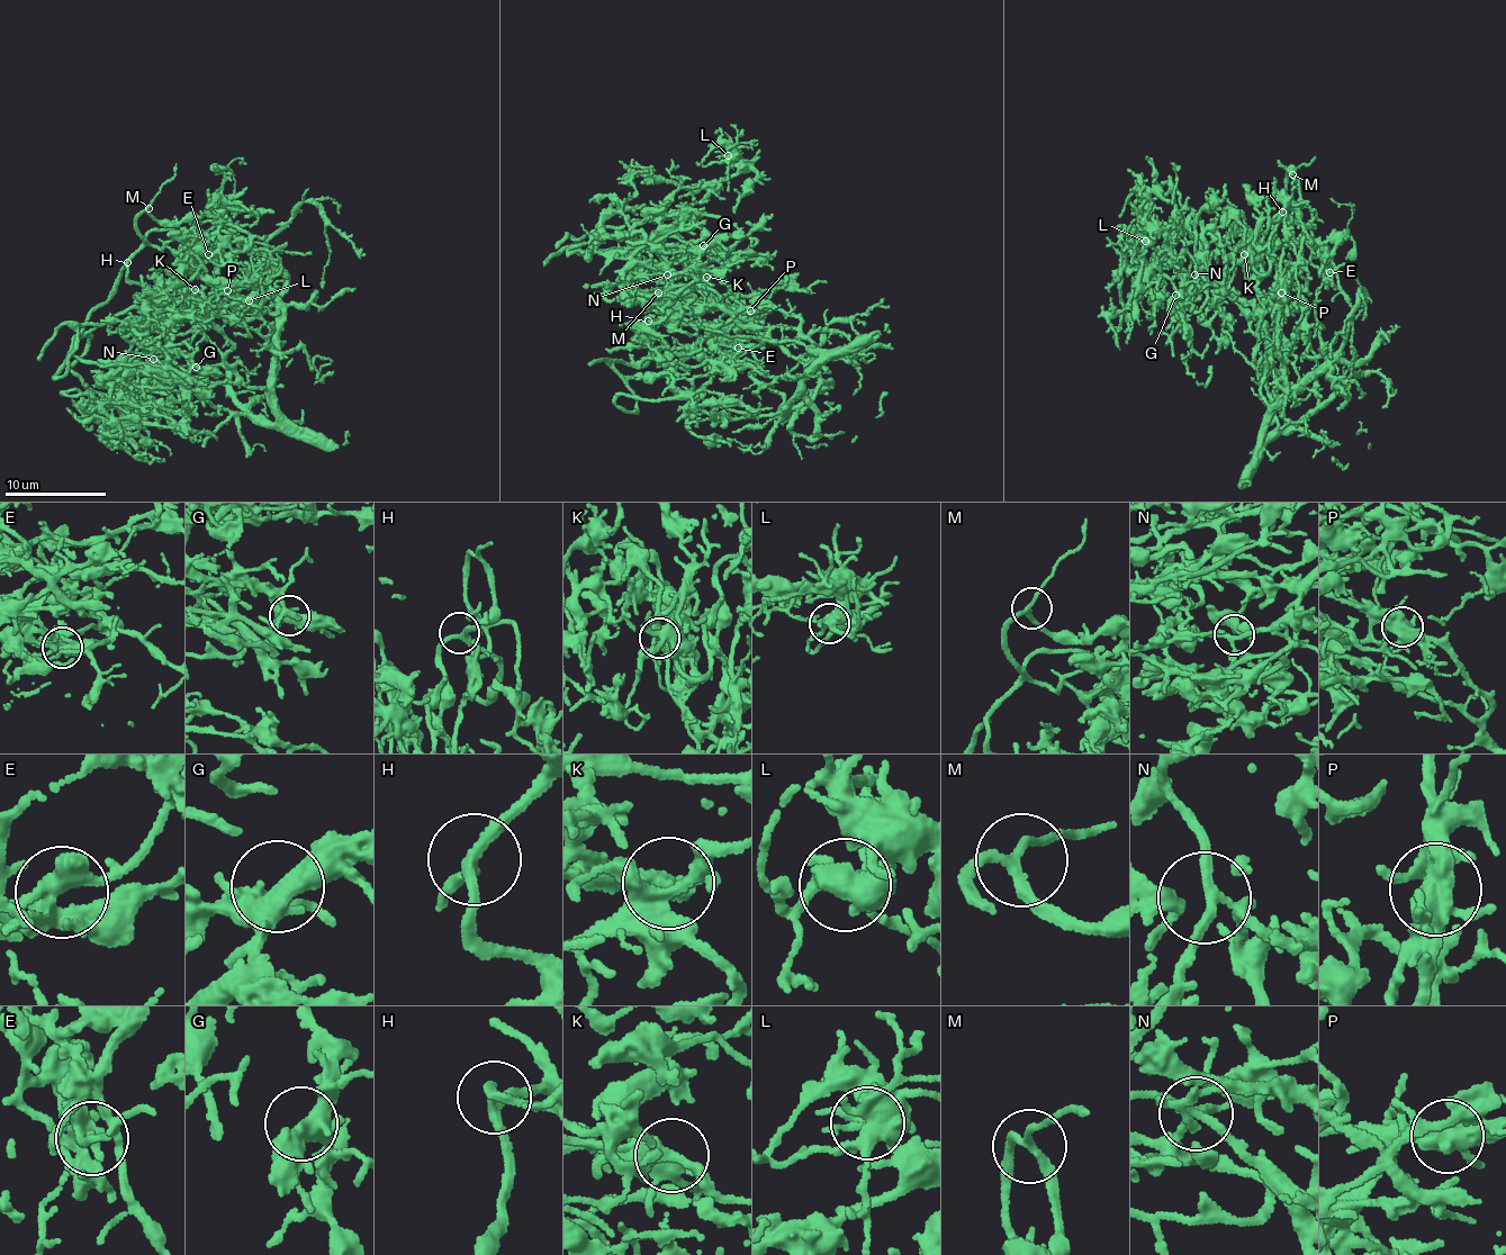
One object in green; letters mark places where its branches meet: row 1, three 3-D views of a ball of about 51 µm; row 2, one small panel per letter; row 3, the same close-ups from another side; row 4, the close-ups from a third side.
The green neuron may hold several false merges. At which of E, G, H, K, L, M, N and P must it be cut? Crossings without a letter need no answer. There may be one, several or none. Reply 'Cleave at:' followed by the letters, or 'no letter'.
Cleave at: P

